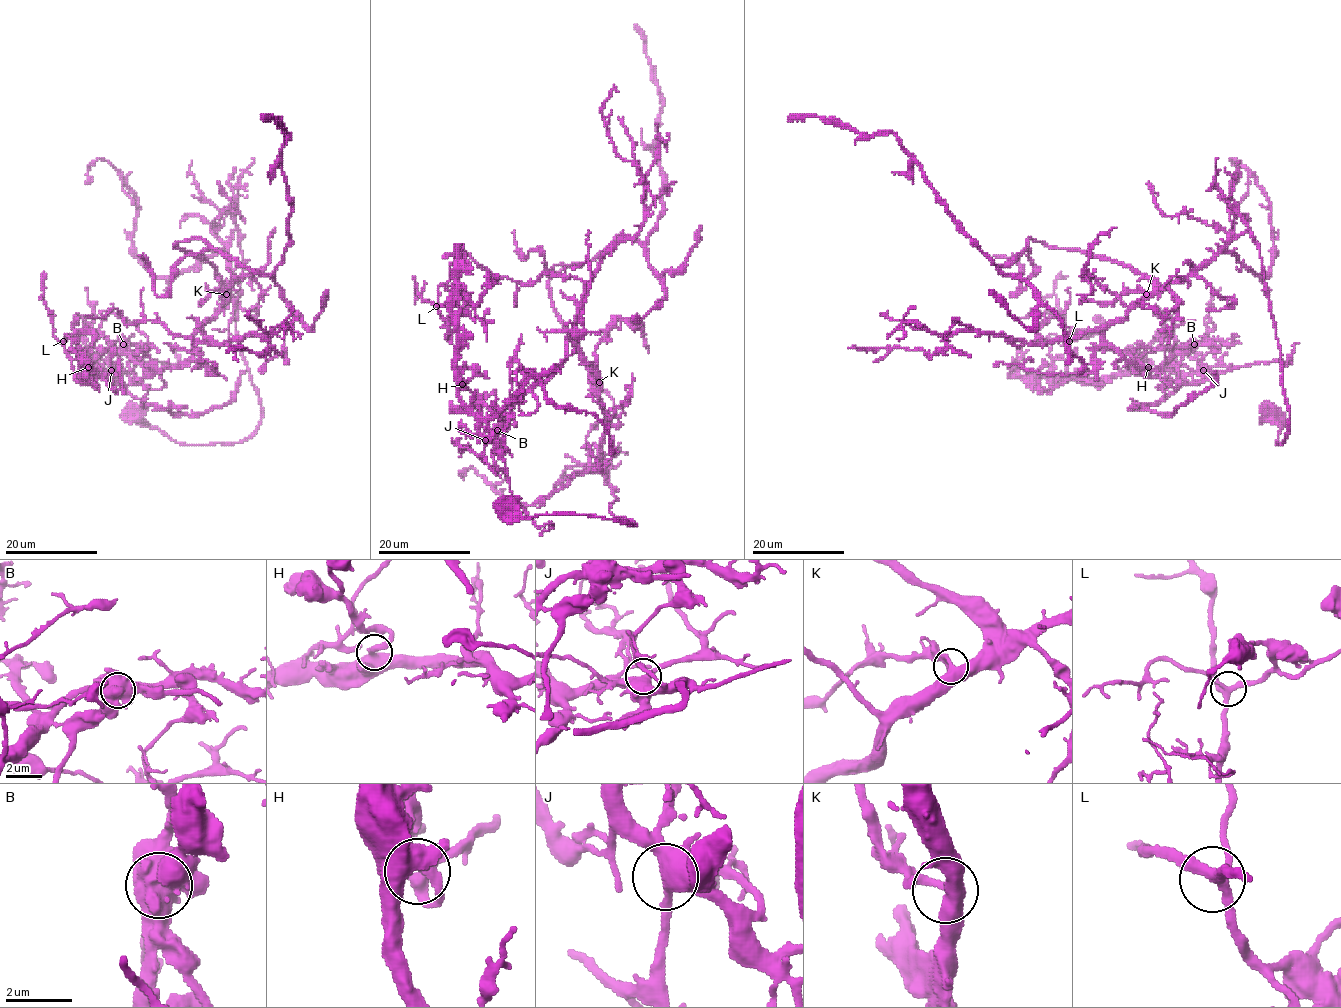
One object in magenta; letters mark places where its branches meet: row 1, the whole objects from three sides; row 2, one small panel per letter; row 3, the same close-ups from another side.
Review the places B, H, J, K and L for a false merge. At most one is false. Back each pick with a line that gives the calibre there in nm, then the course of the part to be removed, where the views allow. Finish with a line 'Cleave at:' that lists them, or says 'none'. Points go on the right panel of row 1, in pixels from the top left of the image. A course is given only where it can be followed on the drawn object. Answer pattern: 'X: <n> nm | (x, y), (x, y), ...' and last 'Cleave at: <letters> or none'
B: 700 nm | (1194, 344), (1213, 347), (1201, 360), (1207, 374), (1073, 377), (1065, 312), (1054, 293), (1055, 280), (1067, 277)
Cleave at: B

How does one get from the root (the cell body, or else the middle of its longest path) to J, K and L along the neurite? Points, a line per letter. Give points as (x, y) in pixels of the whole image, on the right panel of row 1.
J: (1269, 414), (1282, 443), (1289, 405), (1281, 347), (1248, 230), (1104, 331), (1147, 368), (1209, 344), (1203, 370)
K: (1269, 414), (1282, 443), (1289, 405), (1281, 347), (1248, 230), (1146, 294)
L: (1269, 414), (1282, 443), (1248, 230), (1104, 331), (1158, 368), (1163, 336), (1126, 370), (1073, 377), (1069, 341)

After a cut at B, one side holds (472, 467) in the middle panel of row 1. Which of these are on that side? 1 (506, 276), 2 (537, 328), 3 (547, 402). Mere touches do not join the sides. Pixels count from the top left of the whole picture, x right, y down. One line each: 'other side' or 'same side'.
1: same side
2: same side
3: other side

